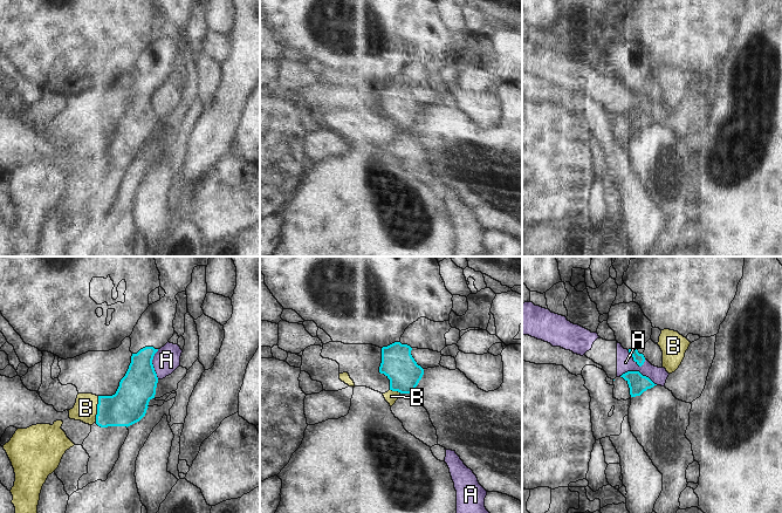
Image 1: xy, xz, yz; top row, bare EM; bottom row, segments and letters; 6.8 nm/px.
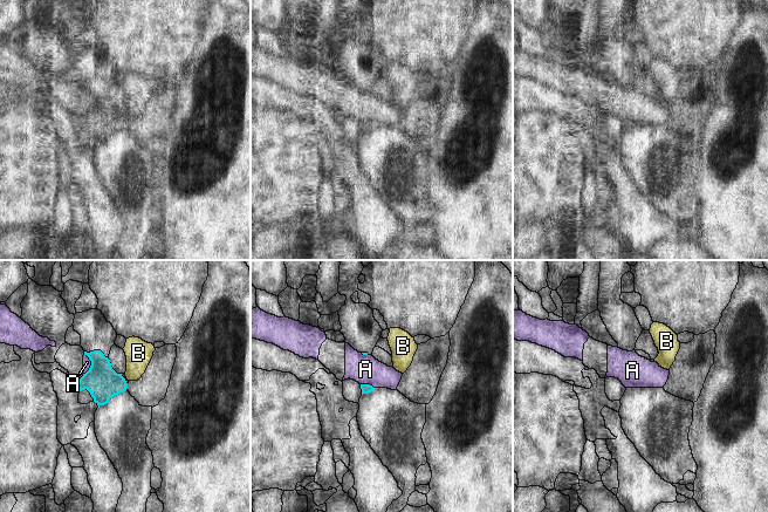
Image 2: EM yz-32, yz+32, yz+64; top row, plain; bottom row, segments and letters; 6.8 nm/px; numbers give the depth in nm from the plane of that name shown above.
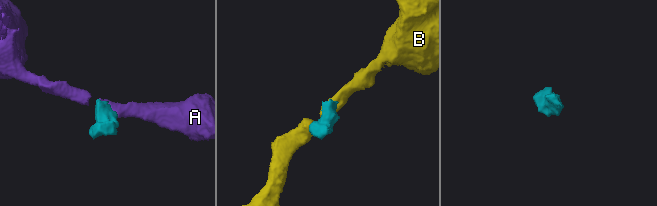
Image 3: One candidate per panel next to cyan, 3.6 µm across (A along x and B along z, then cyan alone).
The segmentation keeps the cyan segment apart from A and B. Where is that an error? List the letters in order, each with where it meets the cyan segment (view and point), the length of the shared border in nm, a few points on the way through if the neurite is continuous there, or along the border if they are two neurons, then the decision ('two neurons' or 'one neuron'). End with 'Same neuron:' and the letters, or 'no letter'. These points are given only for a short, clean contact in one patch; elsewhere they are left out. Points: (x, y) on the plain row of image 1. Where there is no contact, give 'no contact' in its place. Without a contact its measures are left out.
A: yz (638, 109) | 260 nm | along yz (621, 113), (628, 109), (639, 109), (657, 122) | two neurons
B: xy (97, 146) | 190 nm | two neurons
Same neuron: no letter

